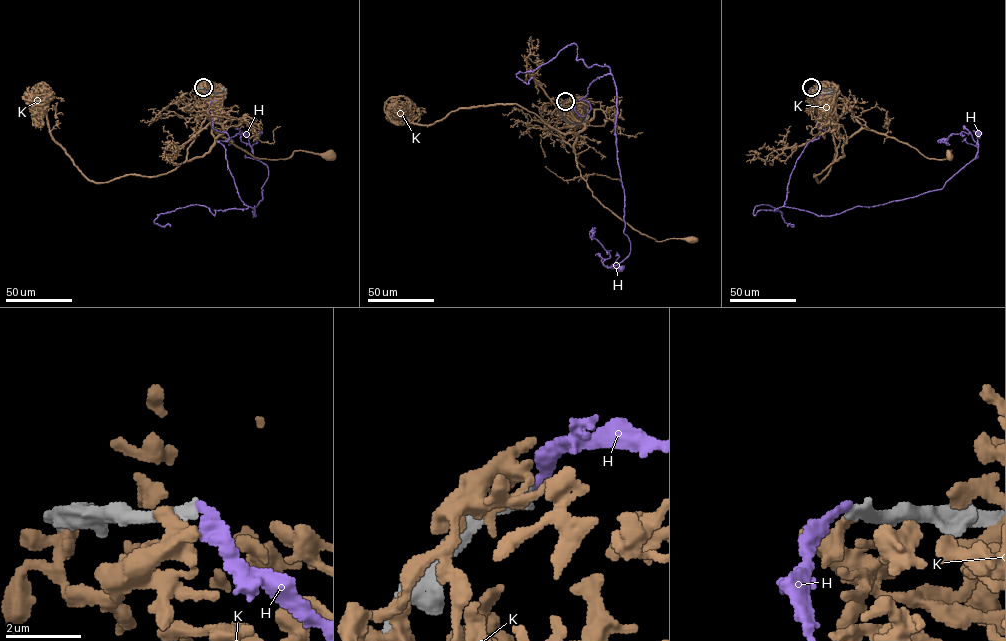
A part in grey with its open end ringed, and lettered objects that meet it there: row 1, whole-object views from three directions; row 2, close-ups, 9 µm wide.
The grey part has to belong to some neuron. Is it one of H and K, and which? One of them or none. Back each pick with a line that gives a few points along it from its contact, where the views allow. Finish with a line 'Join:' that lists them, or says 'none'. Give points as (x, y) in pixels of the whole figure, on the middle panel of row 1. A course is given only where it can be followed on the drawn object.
H: course (565, 101), (586, 115), (589, 85), (612, 76), (630, 253), (610, 267), (621, 268)
Join: H

